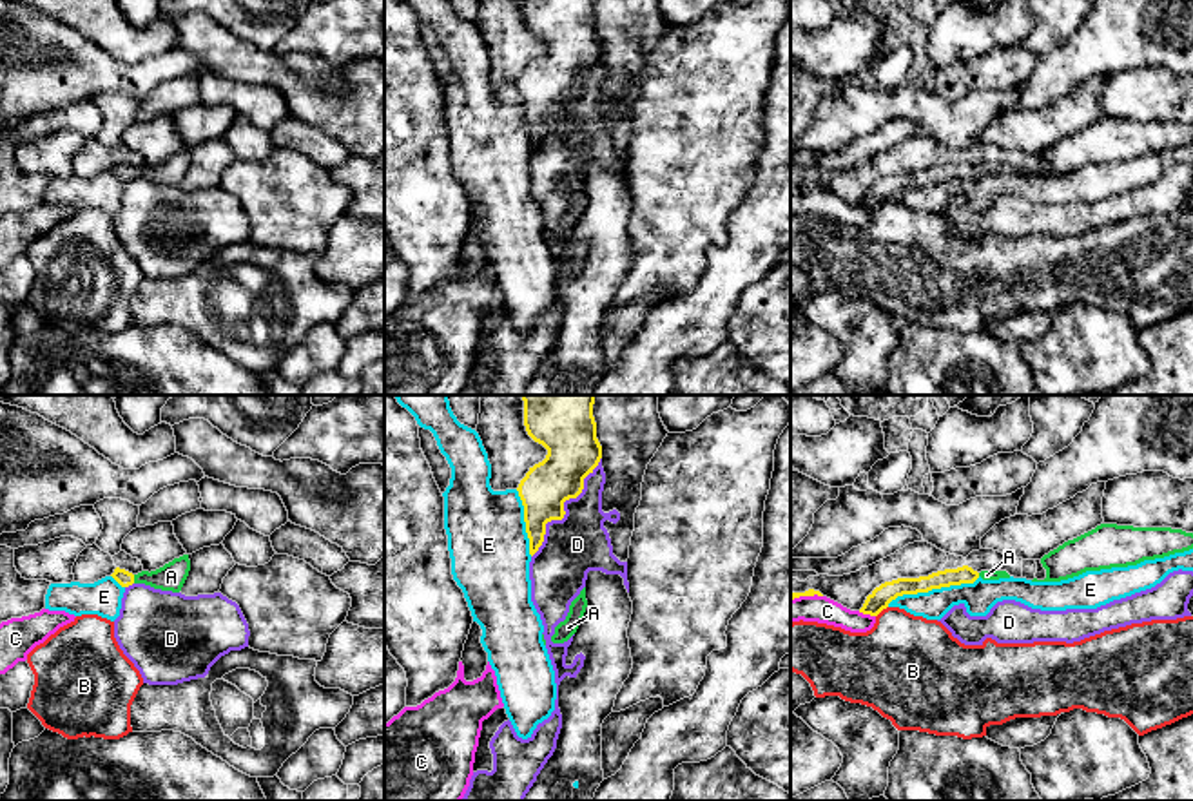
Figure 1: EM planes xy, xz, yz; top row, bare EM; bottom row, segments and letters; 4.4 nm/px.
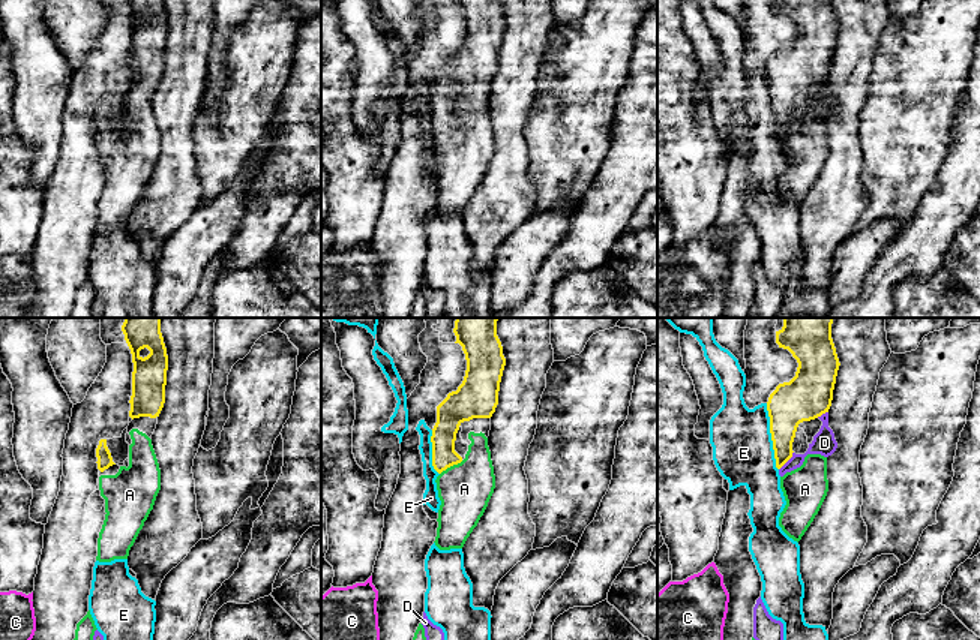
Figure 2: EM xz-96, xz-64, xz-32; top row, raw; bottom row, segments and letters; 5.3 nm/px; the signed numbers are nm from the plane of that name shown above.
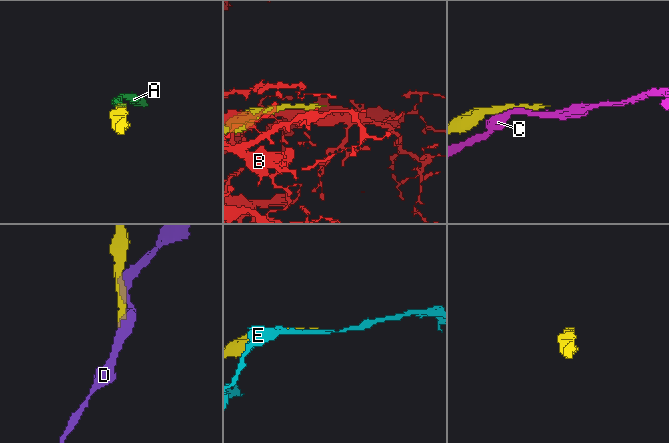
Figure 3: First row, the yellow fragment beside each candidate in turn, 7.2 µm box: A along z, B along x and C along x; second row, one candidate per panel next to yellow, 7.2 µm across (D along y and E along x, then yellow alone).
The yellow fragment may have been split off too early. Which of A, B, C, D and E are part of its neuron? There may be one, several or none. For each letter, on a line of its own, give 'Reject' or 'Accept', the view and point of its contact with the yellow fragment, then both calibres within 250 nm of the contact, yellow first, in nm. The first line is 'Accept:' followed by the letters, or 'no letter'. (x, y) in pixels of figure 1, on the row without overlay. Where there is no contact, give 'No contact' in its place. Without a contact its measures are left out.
Accept: A
A: Accept. Touches yellow at xy (133, 173). Thickness 70 nm (yellow) against 120 nm
B: Reject. Touches yellow at yz (882, 203). Thickness 90 nm (yellow) against 400 nm
C: Reject. Touches yellow at yz (867, 207). Thickness 90 nm (yellow) against 120 nm
D: Reject. Touches yellow at xz (562, 104). Thickness 220 nm (yellow) against 260 nm
E: Reject. Touches yellow at yz (932, 182). Thickness 90 nm (yellow) against 140 nm

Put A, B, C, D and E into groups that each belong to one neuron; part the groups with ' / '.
A / B / C / D / E

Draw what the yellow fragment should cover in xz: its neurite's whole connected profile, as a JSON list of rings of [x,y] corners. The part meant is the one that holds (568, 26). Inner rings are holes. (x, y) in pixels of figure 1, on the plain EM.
[[[524,0],[524,20],[528,29],[548,43],[546,53],[529,62],[517,82],[533,150],[544,136],[546,118],[562,114],[564,96],[582,87],[584,72],[602,53],[602,40],[596,33],[593,0]]]

